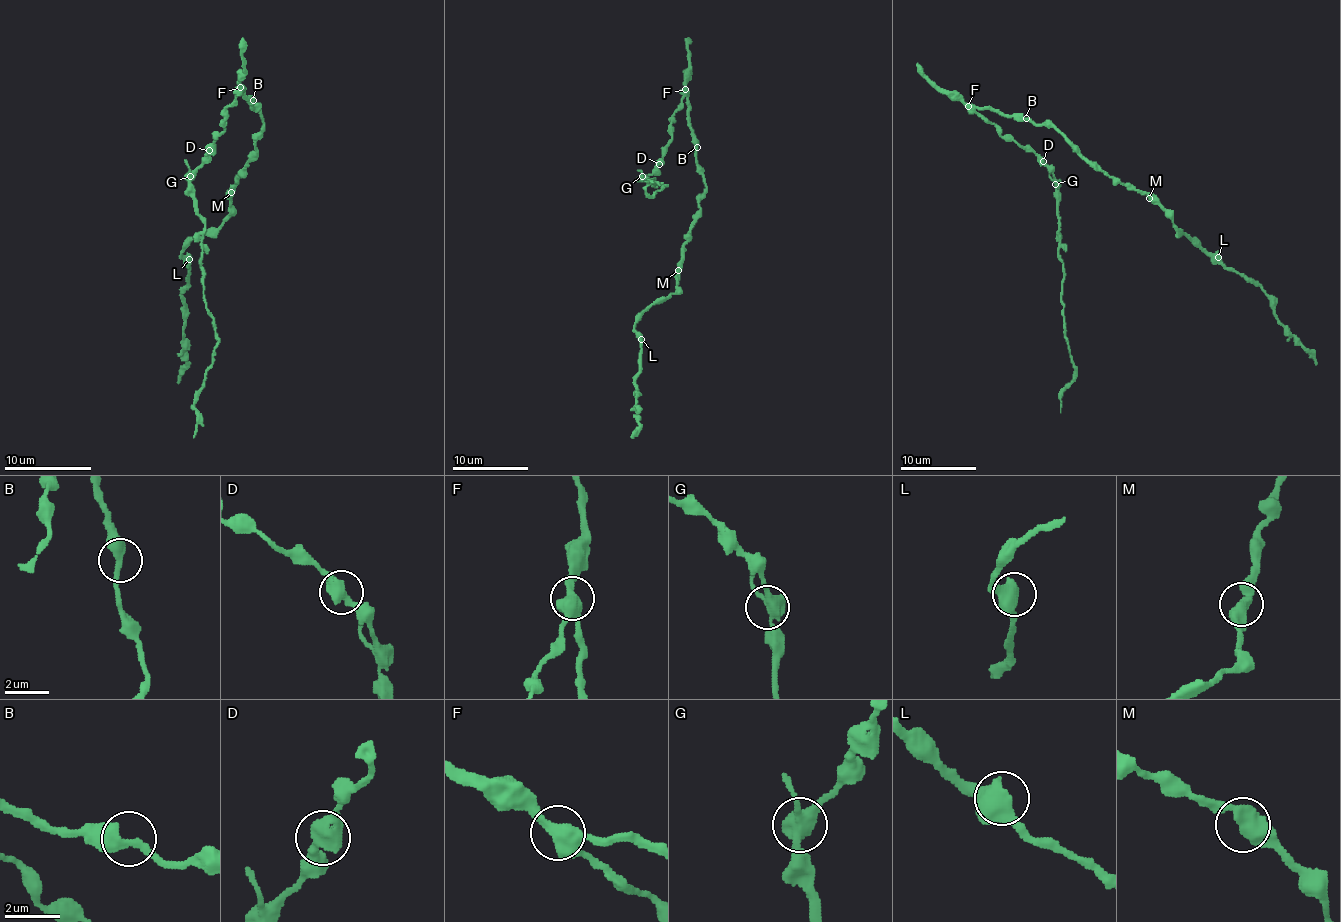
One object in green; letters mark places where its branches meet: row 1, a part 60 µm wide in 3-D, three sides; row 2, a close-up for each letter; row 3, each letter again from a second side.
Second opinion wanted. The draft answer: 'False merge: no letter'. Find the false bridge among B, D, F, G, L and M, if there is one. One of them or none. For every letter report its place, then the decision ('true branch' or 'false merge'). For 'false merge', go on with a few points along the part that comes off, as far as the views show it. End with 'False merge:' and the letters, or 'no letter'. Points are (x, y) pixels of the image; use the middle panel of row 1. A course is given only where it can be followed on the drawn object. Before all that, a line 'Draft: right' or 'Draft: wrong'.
Draft: wrong
B: (697, 147) | true branch
D: (659, 164) | true branch
F: (685, 89) | true branch
G: (642, 176) | false merge | (641, 175), (645, 179), (655, 179), (653, 185), (664, 187), (649, 196), (645, 181)
L: (641, 339) | true branch
M: (678, 270) | true branch
False merge: G

